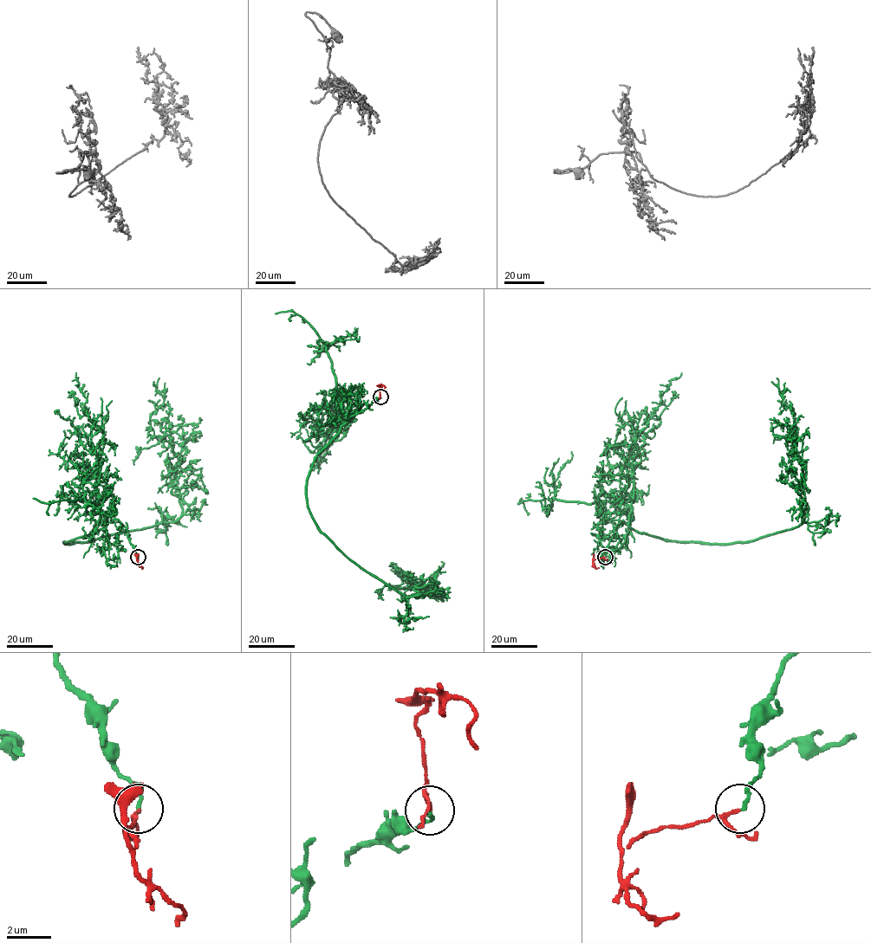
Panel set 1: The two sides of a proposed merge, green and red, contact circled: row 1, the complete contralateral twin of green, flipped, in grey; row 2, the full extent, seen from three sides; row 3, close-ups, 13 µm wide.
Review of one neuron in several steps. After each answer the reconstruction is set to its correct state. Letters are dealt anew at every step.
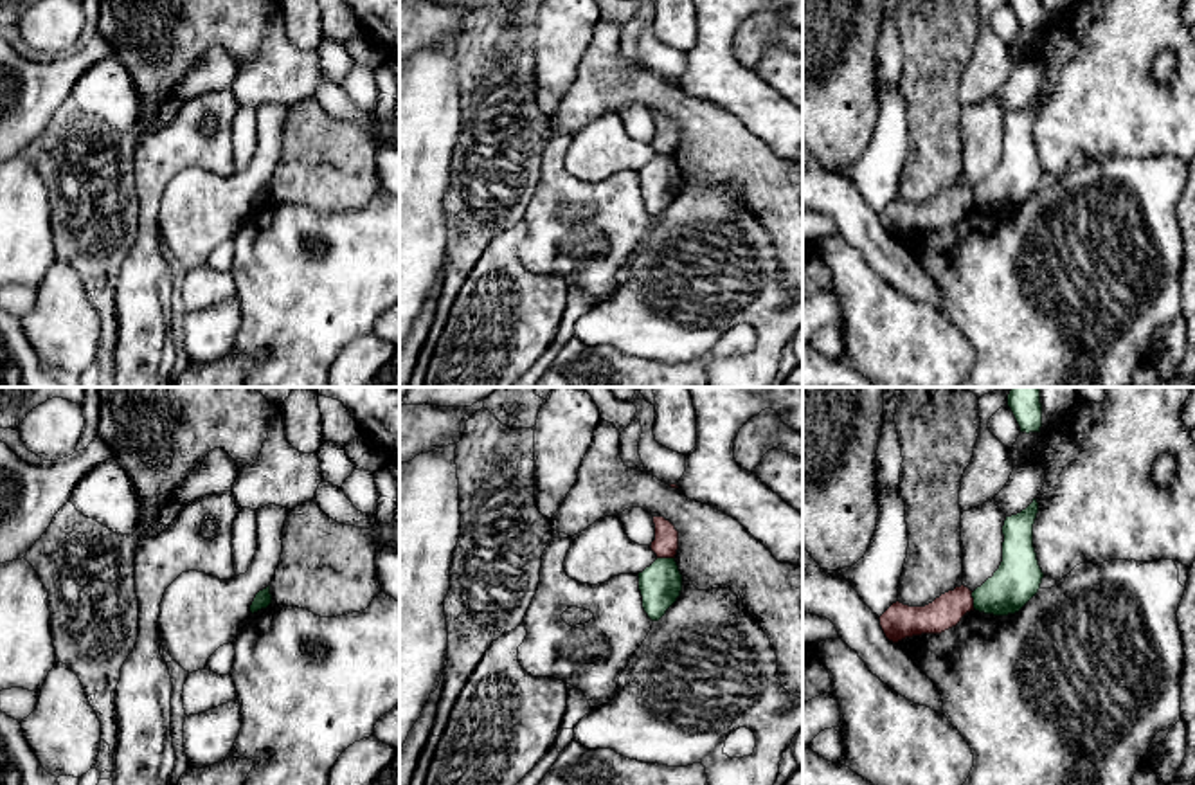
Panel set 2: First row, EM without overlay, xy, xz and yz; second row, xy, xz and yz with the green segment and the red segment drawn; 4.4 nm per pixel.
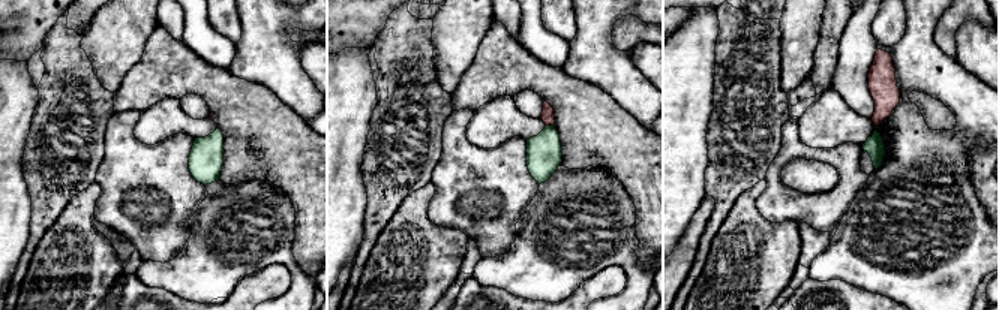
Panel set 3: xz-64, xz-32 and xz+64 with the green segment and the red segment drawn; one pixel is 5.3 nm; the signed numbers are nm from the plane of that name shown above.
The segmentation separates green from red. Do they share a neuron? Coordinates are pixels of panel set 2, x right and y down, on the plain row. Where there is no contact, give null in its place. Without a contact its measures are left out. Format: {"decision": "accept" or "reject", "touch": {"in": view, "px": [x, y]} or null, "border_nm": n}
{"decision": "reject", "touch": {"in": "xz", "px": [666, 155]}, "border_nm": 80}

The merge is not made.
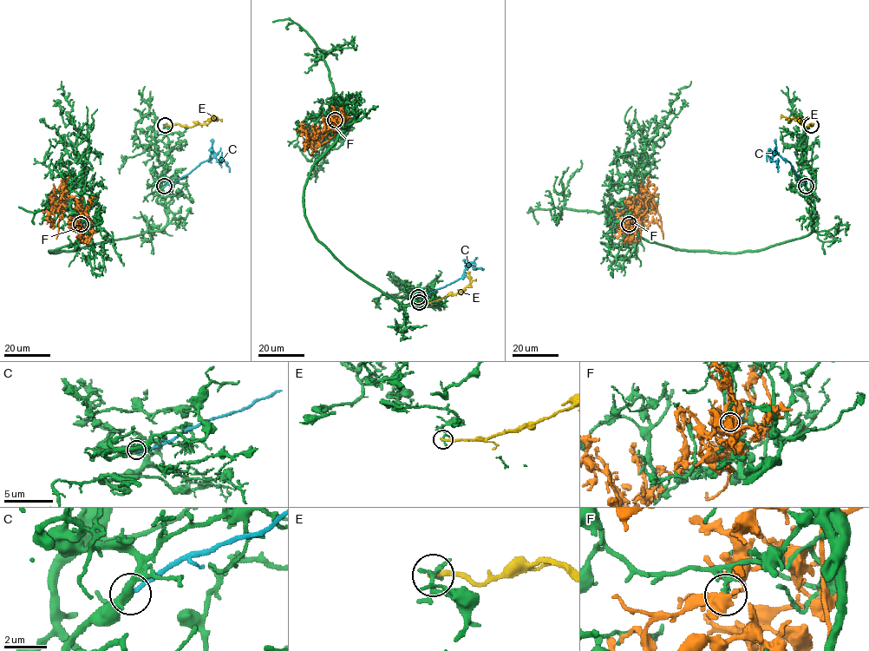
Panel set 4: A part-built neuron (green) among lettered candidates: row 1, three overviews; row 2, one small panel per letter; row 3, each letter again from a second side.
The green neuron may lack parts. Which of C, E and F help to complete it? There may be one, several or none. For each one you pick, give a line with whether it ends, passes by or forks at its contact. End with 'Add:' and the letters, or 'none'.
Add: none

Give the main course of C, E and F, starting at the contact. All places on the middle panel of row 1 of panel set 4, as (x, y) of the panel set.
C: (418, 297), (460, 279), (472, 262), (475, 268), (483, 269)
E: (419, 303), (440, 299), (462, 291), (470, 282), (469, 275), (465, 272)
F: (335, 120), (335, 134), (313, 147), (304, 145), (302, 128), (304, 151)

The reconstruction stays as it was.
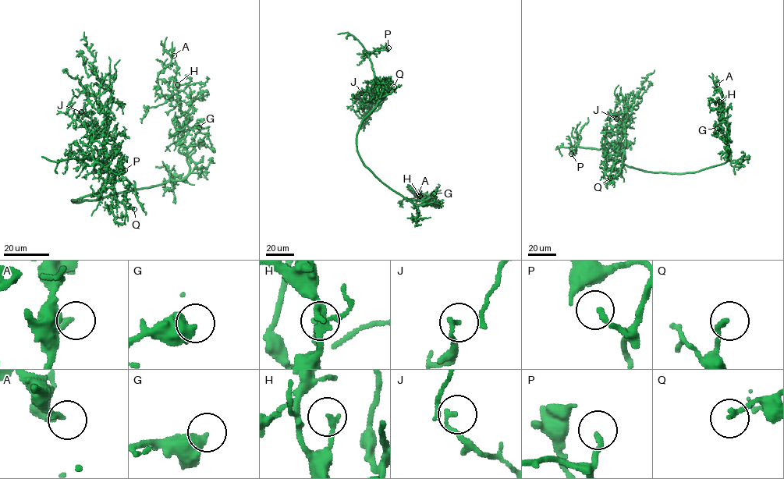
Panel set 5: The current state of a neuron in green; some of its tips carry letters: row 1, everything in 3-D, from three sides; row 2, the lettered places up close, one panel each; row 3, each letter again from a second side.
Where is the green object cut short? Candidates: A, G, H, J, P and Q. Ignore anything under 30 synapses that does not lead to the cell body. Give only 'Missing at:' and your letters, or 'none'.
Missing at: none

